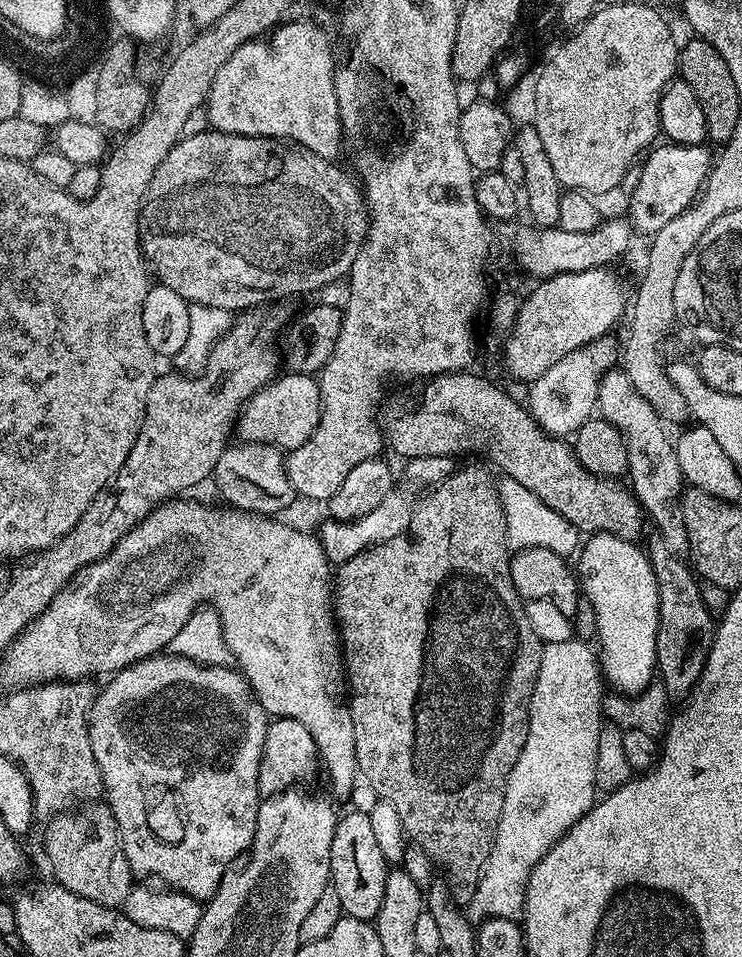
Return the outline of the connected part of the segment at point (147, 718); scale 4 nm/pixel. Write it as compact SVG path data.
M157 654L148 660L139 660L137 664L123 668L108 682L109 684L101 692L99 689L95 693L92 708L88 711L88 733L90 750L100 771L100 780L104 783L103 795L106 797L109 810L112 811L116 832L120 835L120 851L124 854L124 860L137 877L157 876L164 883L161 885L177 892L185 892L195 900L207 902L218 890L222 878L228 875L233 865L252 846L258 810L262 803L258 786L258 766L262 762L262 746L266 742L270 717L253 696L247 680L232 666L195 664L194 661L175 654Z

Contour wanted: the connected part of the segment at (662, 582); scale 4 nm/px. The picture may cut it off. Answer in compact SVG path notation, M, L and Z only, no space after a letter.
M655 534L649 535L648 544L646 543L646 551L648 553L648 560L652 564L652 569L654 570L654 578L656 579L656 585L658 586L658 634L656 635L656 672L658 673L659 679L660 676L664 681L662 681L662 687L667 692L667 695L671 697L673 701L680 700L683 701L685 697L691 693L693 686L698 682L698 678L702 674L704 669L704 663L708 657L708 651L712 645L712 633L714 631L714 618L713 615L709 612L707 606L704 602L704 595L702 593L701 585L697 580L697 577L693 574L693 571L689 568L689 565L685 563L681 557L678 557L674 554L674 550L670 550L670 546L666 546L666 542L662 542L662 538Z

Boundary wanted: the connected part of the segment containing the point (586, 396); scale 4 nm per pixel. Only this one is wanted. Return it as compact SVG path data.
M611 335L591 340L558 358L550 370L531 381L526 407L540 427L552 436L571 437L597 411L597 383L618 360L618 344Z

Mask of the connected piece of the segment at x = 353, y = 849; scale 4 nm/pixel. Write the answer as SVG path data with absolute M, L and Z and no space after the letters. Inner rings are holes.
M348 810L337 819L334 842L330 842L330 887L338 894L343 915L372 922L382 906L390 863L383 857L368 815Z

